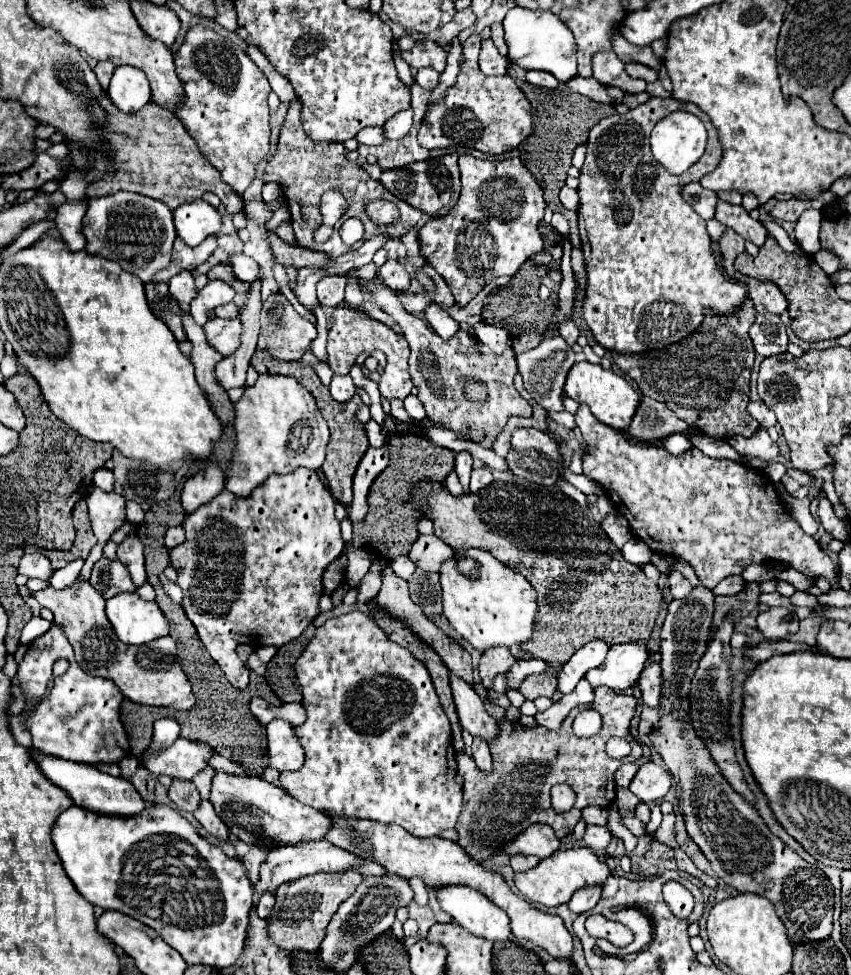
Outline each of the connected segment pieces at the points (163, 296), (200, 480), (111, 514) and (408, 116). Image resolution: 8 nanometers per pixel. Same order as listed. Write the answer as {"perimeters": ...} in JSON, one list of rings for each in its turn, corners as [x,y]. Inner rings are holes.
{"perimeters":[[[[156,280],[146,282],[146,298],[148,298],[150,310],[154,312],[154,316],[160,318],[172,330],[172,334],[176,336],[178,342],[184,342],[186,332],[184,332],[182,320],[180,320],[182,310],[178,306],[178,302],[170,296],[168,284],[166,282],[156,282]]],[[[208,464],[204,470],[186,480],[182,488],[182,506],[186,514],[192,514],[206,502],[210,502],[218,492],[224,490],[224,474],[218,466]]],[[[92,488],[88,498],[88,514],[92,522],[94,536],[98,539],[91,550],[80,572],[78,580],[88,581],[94,564],[103,556],[103,547],[110,540],[112,532],[122,526],[126,520],[126,500],[116,492],[104,492],[100,488]]],[[[412,108],[400,111],[398,114],[395,114],[390,118],[390,122],[386,122],[386,126],[384,126],[386,138],[390,138],[390,140],[398,140],[398,138],[402,138],[402,136],[410,130],[412,124]]]]}

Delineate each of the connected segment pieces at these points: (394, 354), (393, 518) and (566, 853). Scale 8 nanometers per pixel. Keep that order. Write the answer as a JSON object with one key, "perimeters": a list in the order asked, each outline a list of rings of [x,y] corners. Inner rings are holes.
{"perimeters":[[[[342,306],[342,308],[336,308],[330,316],[330,334],[328,334],[328,354],[330,354],[330,368],[334,374],[348,374],[350,372],[350,366],[354,364],[354,360],[360,356],[360,352],[374,352],[374,350],[382,350],[388,358],[388,364],[382,372],[382,378],[380,378],[380,394],[388,400],[392,398],[400,398],[404,400],[414,384],[410,380],[410,374],[408,374],[408,356],[410,356],[410,350],[408,350],[408,342],[404,340],[404,336],[396,334],[394,330],[390,330],[388,326],[372,320],[370,316],[362,316],[358,314],[356,310],[350,310],[348,306]]],[[[402,434],[400,438],[392,440],[394,446],[390,446],[390,464],[382,470],[382,474],[378,474],[378,478],[372,482],[370,486],[370,494],[368,494],[368,514],[362,522],[354,524],[354,536],[352,536],[352,548],[362,548],[362,546],[370,546],[374,550],[378,550],[384,558],[396,560],[398,556],[408,554],[410,546],[414,544],[414,540],[418,538],[418,520],[424,518],[426,514],[422,514],[422,510],[418,506],[412,504],[414,498],[414,488],[420,486],[422,480],[432,480],[432,482],[444,482],[446,476],[454,470],[454,452],[448,448],[440,448],[432,442],[428,442],[426,438],[418,436],[418,434]]],[[[568,848],[568,850],[556,850],[550,858],[540,860],[540,864],[528,872],[516,872],[514,886],[530,902],[538,902],[544,906],[558,906],[566,904],[578,888],[604,886],[608,876],[612,876],[610,868],[590,848]]]]}

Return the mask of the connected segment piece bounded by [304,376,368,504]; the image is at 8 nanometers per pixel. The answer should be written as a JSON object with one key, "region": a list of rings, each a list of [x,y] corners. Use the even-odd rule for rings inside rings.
{"region":[[[316,376],[304,378],[304,384],[314,394],[316,402],[318,402],[318,408],[320,408],[320,412],[324,414],[324,418],[330,426],[330,442],[328,442],[328,450],[326,450],[326,460],[324,460],[320,470],[326,474],[326,478],[330,482],[332,496],[342,504],[350,504],[352,502],[352,476],[356,472],[356,466],[358,466],[360,458],[364,456],[364,452],[368,448],[366,428],[358,426],[358,420],[354,418],[354,410],[358,410],[358,406],[362,406],[362,398],[356,394],[348,402],[336,402],[332,398],[328,386],[324,386]]]}

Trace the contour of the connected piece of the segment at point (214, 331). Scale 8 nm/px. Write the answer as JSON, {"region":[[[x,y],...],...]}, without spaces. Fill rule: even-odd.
{"region":[[[240,314],[232,320],[224,320],[224,318],[212,318],[204,324],[206,330],[206,338],[208,342],[222,354],[222,356],[230,356],[238,350],[240,346],[240,336],[242,336],[242,322],[240,322]]]}

